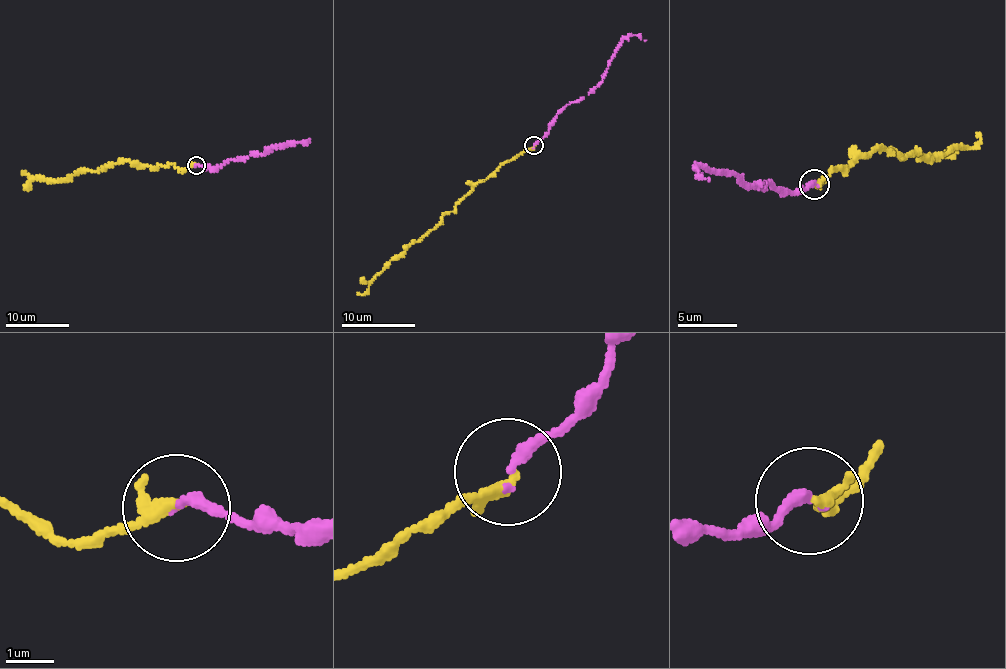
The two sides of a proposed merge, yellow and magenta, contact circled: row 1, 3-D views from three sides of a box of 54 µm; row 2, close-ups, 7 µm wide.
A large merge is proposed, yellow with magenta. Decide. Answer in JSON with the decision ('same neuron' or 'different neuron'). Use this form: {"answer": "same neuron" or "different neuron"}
{"answer": "same neuron"}

